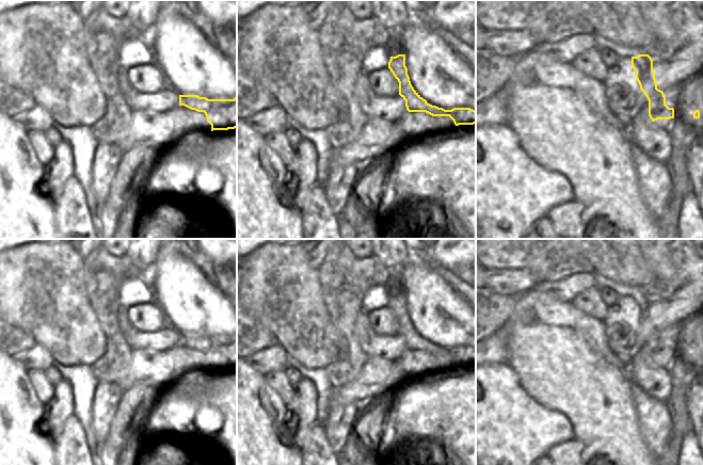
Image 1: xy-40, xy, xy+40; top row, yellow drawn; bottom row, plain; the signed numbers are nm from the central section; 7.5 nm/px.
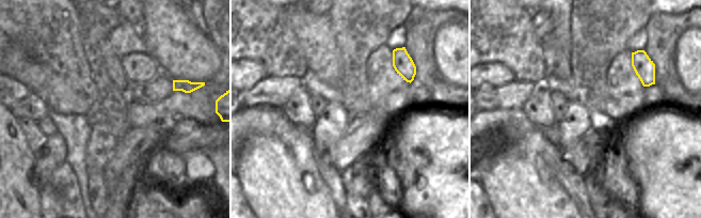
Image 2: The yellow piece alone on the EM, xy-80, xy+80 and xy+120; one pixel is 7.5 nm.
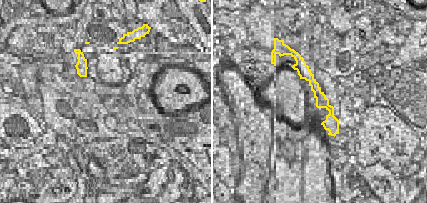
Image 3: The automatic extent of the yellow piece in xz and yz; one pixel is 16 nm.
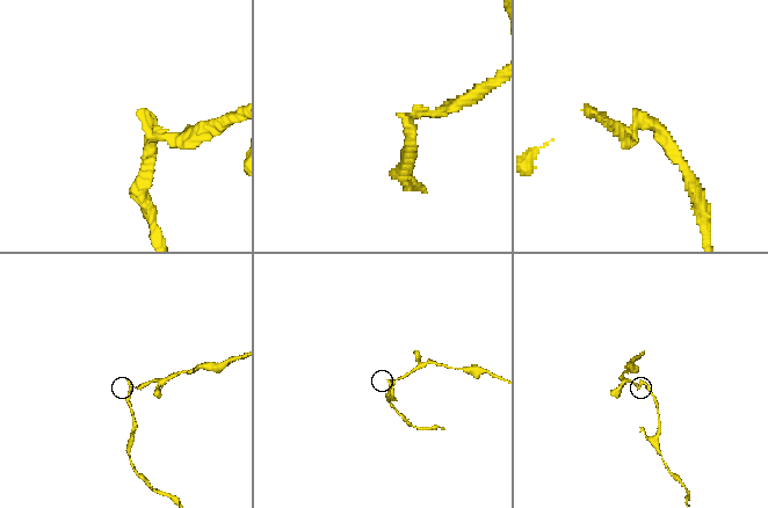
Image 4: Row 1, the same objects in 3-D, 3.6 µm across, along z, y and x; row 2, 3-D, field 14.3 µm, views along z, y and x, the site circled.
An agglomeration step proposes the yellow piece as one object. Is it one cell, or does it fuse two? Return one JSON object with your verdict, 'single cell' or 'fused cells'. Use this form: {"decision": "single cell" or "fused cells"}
{"decision": "fused cells"}

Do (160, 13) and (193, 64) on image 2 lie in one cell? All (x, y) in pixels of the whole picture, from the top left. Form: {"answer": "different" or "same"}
{"answer": "same"}

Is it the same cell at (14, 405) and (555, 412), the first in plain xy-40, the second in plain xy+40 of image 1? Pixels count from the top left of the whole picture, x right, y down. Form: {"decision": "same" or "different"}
{"decision": "same"}

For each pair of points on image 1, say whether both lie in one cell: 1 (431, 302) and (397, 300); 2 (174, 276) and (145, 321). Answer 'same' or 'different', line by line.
1: different
2: different

